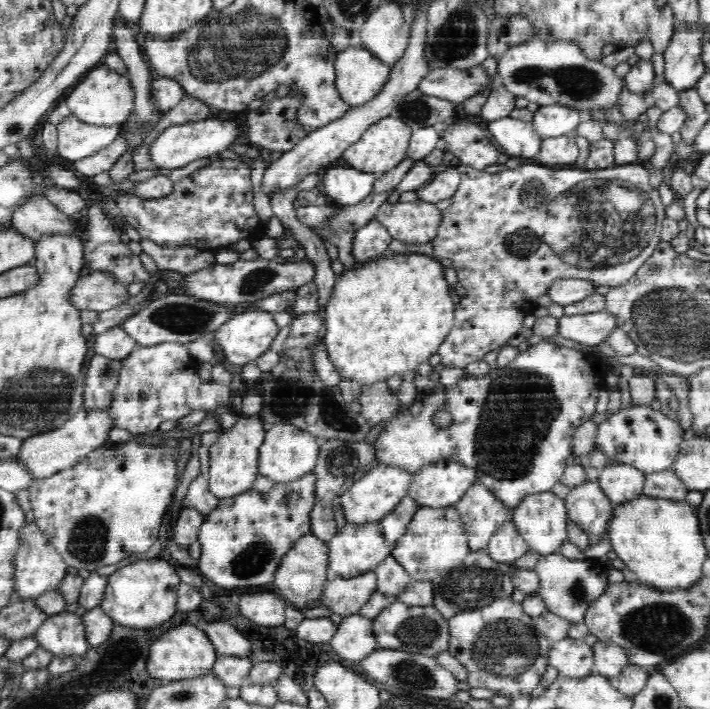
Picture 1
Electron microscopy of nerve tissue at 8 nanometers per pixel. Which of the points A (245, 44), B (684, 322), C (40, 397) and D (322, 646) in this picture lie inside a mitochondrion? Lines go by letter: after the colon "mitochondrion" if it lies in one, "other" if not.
A: mitochondrion
B: mitochondrion
C: mitochondrion
D: other

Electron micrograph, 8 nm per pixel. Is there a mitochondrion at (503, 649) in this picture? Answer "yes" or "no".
yes

